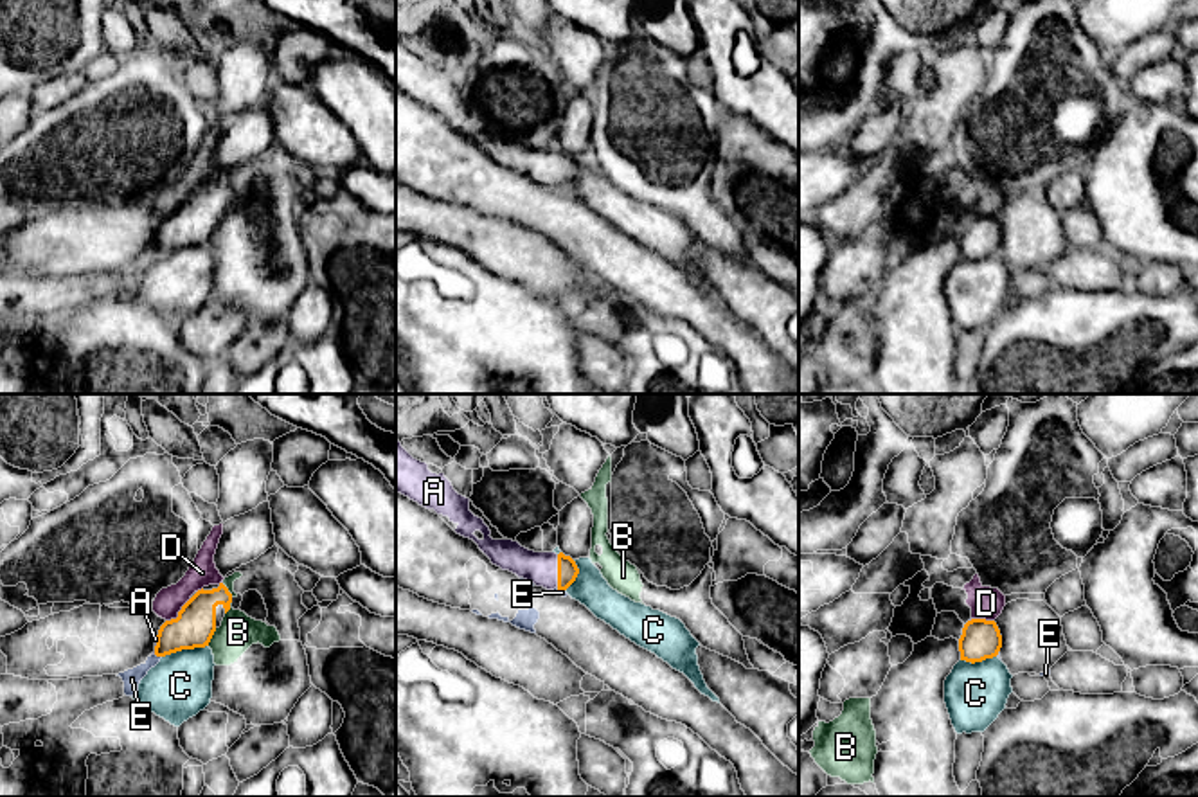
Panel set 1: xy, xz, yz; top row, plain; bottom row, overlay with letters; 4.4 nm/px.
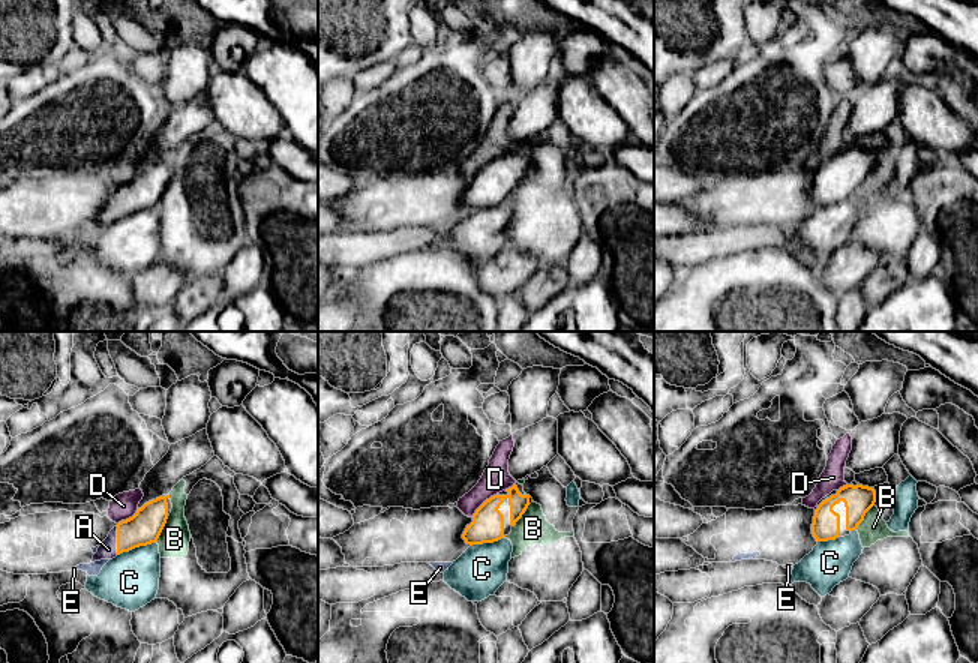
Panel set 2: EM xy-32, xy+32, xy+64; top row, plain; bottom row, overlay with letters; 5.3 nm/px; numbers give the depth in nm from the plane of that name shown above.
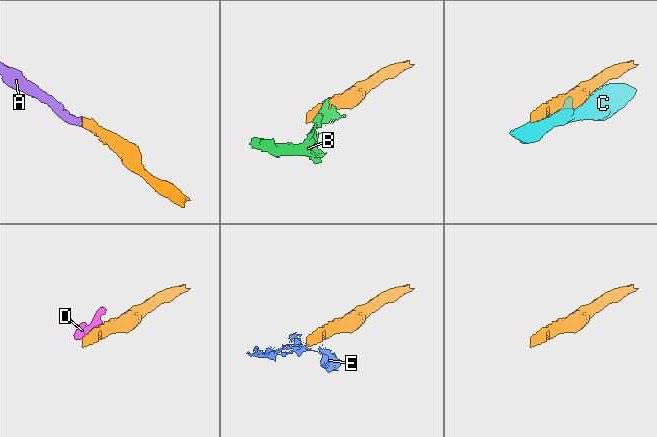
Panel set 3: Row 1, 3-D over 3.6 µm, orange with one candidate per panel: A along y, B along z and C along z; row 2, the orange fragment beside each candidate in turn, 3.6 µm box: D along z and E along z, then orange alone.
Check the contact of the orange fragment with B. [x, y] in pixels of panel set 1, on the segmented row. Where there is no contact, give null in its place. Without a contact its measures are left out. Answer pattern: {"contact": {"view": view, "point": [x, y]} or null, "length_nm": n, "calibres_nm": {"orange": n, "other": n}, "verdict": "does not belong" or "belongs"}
{"contact": {"view": "xy", "point": [211, 637]}, "length_nm": 90, "calibres_nm": {"orange": 180, "other": 170}, "verdict": "does not belong"}

